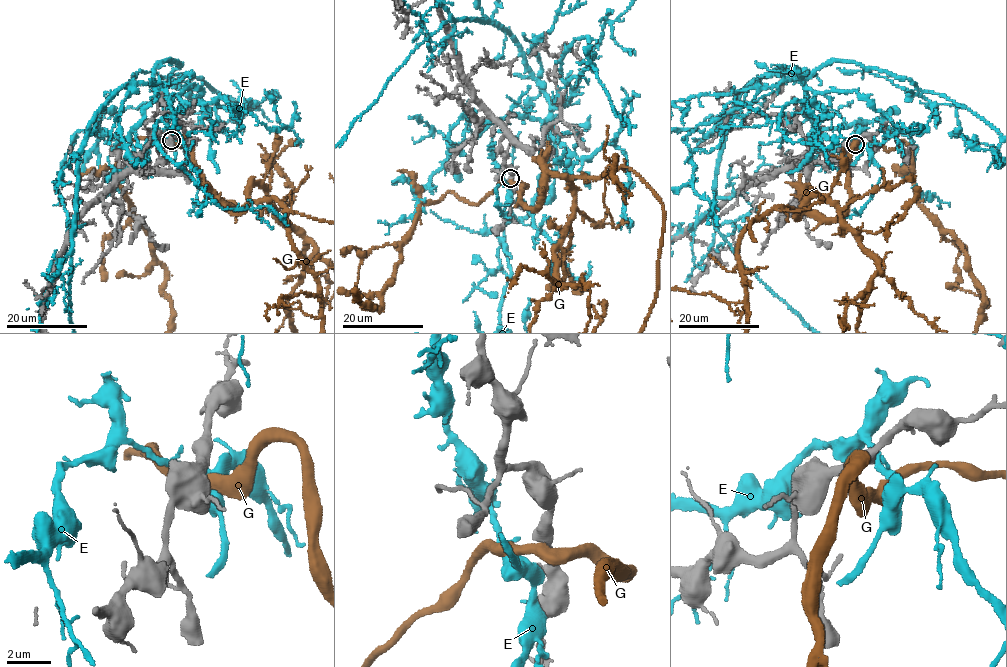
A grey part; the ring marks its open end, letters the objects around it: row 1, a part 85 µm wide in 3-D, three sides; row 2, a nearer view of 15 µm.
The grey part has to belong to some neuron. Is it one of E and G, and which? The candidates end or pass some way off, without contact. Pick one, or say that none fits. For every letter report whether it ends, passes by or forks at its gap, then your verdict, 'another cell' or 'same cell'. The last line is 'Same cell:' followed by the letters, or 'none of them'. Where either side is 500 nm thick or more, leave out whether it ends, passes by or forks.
E: it forks | another cell
G: it passes by | same cell
Same cell: G

